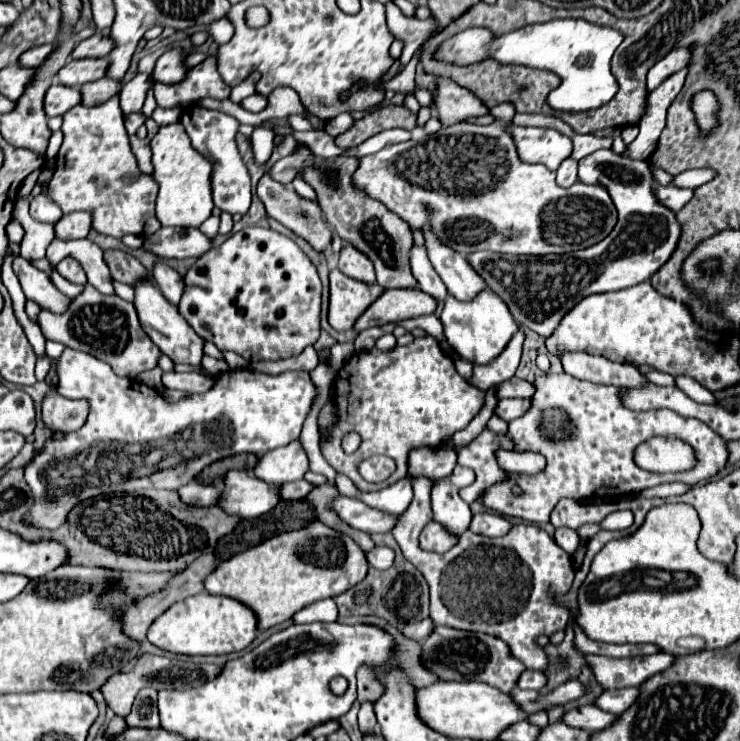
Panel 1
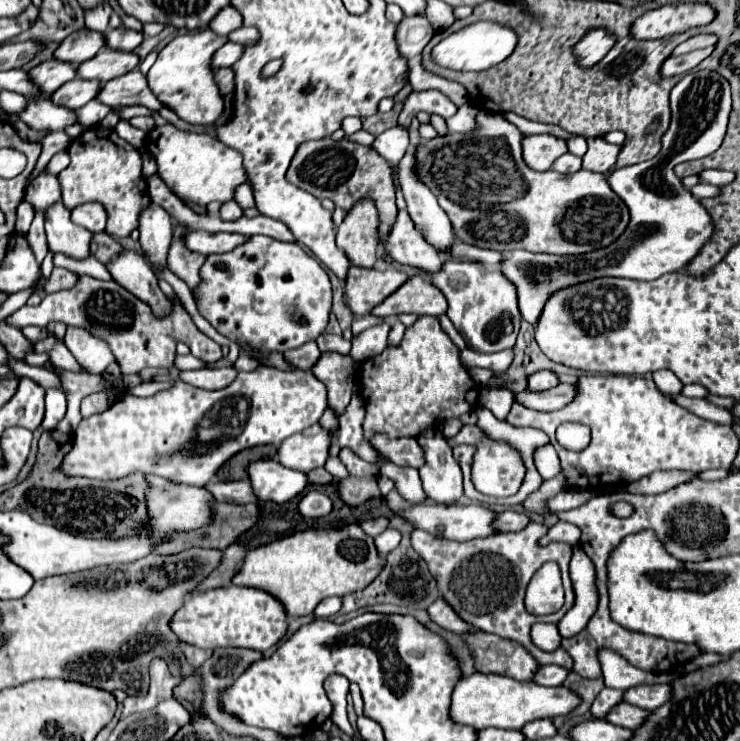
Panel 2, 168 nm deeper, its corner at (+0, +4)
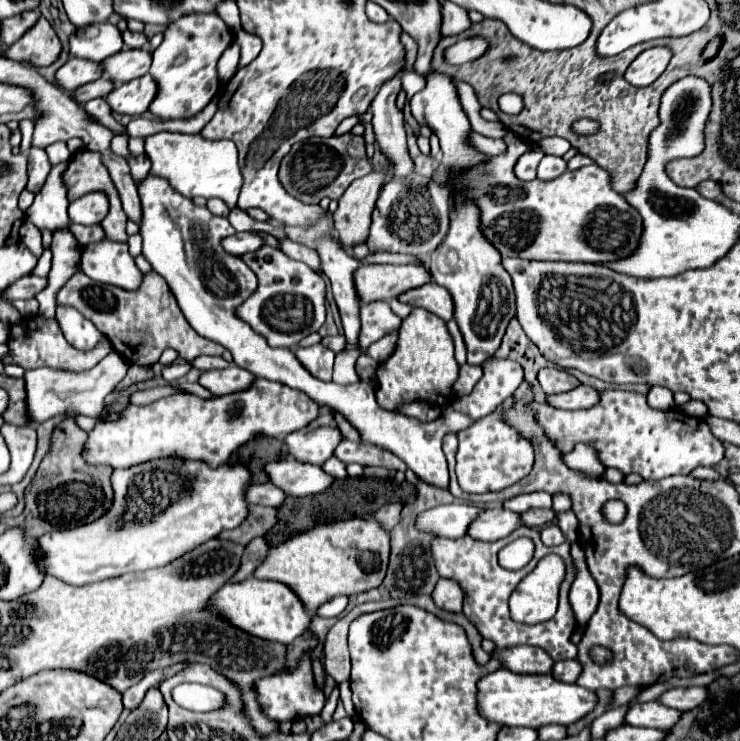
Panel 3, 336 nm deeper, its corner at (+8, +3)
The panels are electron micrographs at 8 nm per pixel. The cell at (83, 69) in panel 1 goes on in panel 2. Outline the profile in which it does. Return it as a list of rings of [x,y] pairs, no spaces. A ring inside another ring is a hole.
[[[106,48],[102,52],[98,52],[94,58],[78,64],[76,74],[84,80],[108,82],[108,80],[122,76],[134,68],[138,68],[138,56],[136,54]]]

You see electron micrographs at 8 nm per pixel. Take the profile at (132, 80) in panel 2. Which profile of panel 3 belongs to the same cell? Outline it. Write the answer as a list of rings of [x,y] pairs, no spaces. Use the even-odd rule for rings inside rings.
[[[144,75],[140,79],[132,79],[116,87],[116,91],[108,95],[108,105],[116,113],[142,115],[148,111],[156,93],[158,93],[158,85],[152,79],[152,75]]]

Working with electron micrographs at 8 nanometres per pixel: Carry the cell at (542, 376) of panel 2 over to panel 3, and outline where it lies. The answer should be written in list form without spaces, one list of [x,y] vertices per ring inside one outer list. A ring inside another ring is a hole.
[[[550,367],[550,369],[542,369],[538,373],[538,381],[544,389],[546,395],[554,395],[554,393],[564,393],[564,391],[570,391],[570,389],[576,389],[580,385],[580,381],[570,375],[568,371],[562,371],[562,369],[556,369],[556,367]]]

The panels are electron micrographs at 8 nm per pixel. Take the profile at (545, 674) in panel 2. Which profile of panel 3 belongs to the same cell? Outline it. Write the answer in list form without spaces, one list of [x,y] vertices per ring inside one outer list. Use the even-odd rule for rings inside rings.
[[[578,659],[558,661],[556,667],[552,669],[552,675],[556,675],[556,679],[562,679],[564,683],[576,683],[580,673],[582,673],[582,665]]]

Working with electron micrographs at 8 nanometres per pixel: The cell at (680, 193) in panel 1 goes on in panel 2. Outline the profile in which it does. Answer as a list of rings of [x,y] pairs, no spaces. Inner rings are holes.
[[[700,182],[700,184],[692,186],[692,188],[690,188],[690,192],[692,192],[692,194],[696,194],[696,198],[700,200],[700,198],[718,196],[718,194],[720,194],[720,188],[716,188],[716,186],[712,186],[712,184],[706,184],[706,182]]]

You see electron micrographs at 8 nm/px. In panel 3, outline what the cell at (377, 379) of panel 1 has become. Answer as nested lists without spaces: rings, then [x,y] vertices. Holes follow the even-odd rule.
[[[414,307],[402,321],[394,355],[378,367],[376,399],[380,407],[390,411],[396,411],[400,403],[412,401],[428,401],[432,405],[446,407],[454,401],[452,383],[458,379],[458,369],[460,367],[454,359],[454,343],[446,321],[422,307]]]

